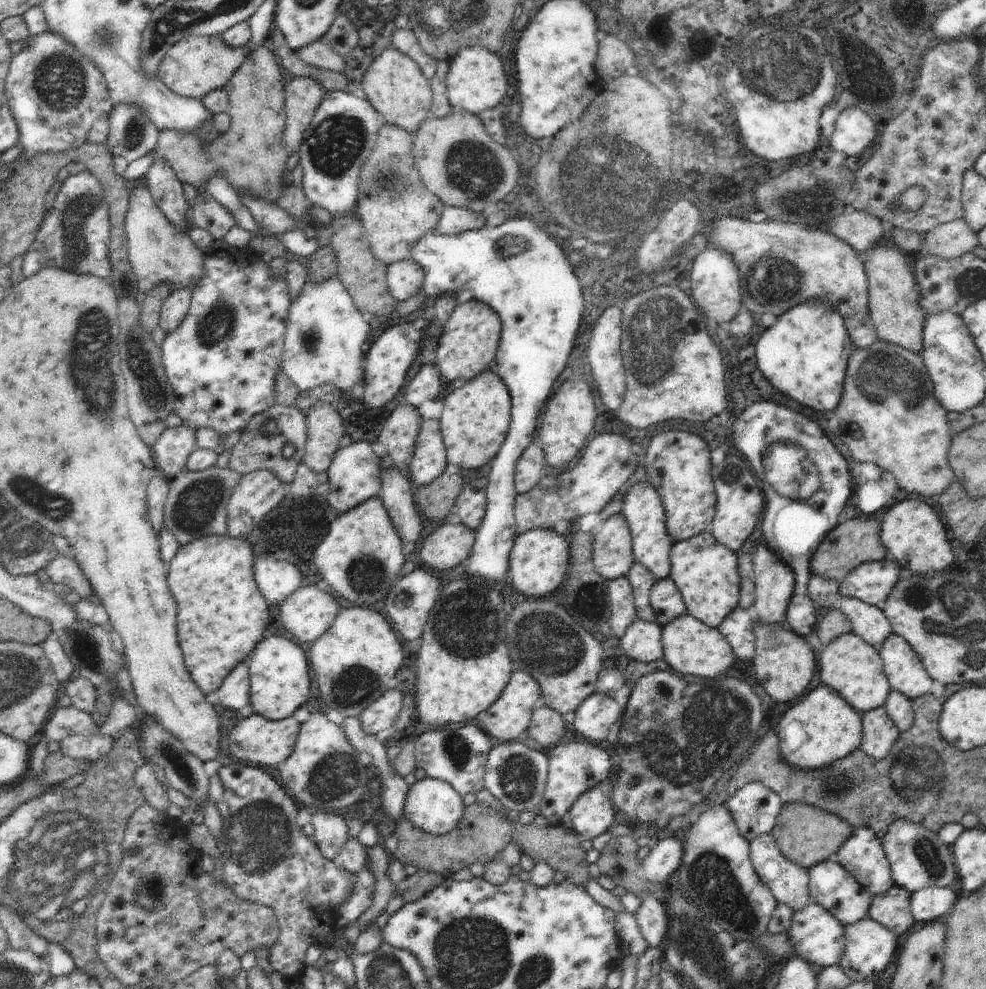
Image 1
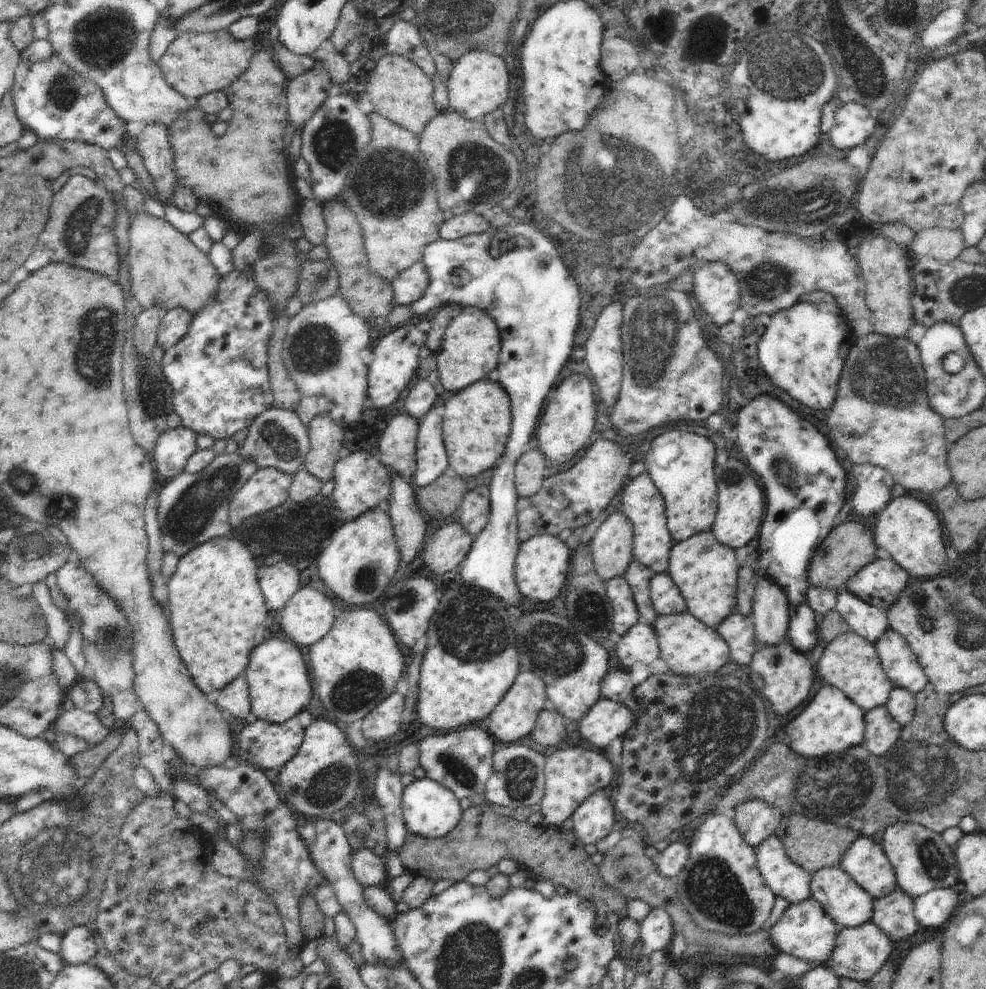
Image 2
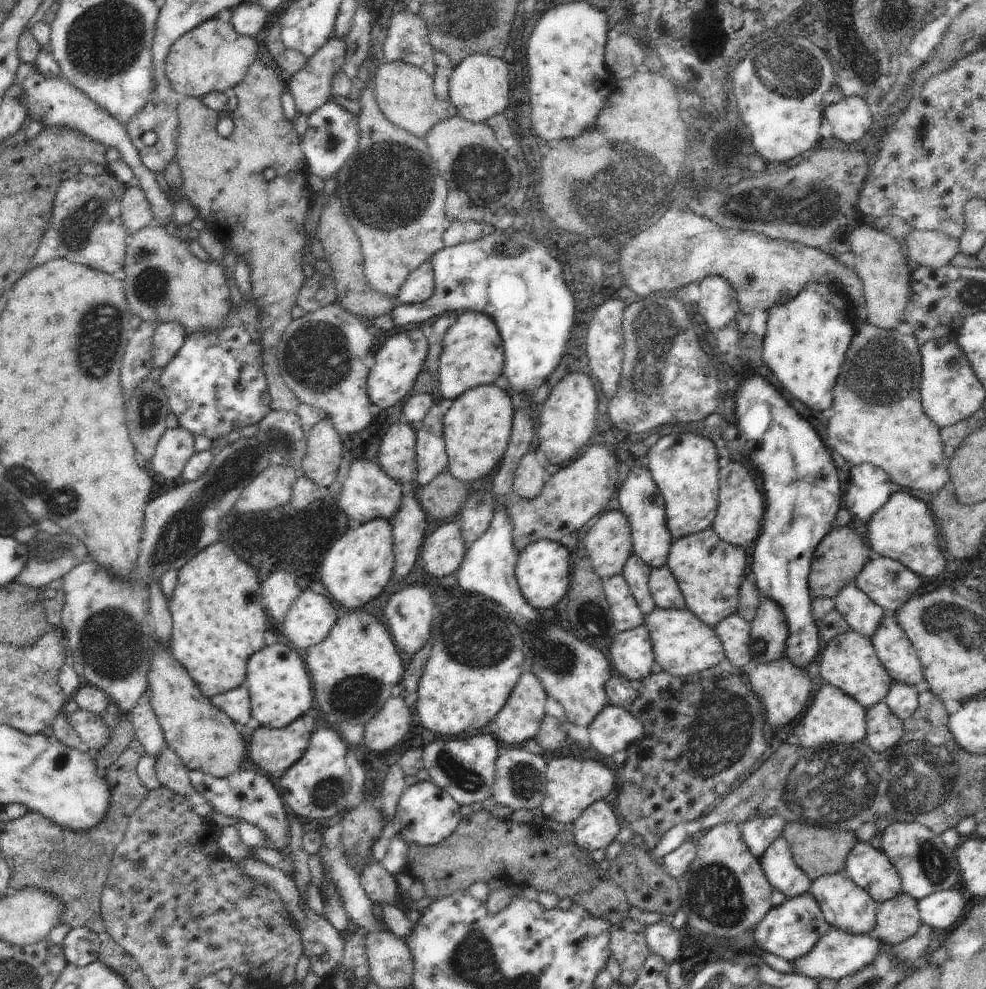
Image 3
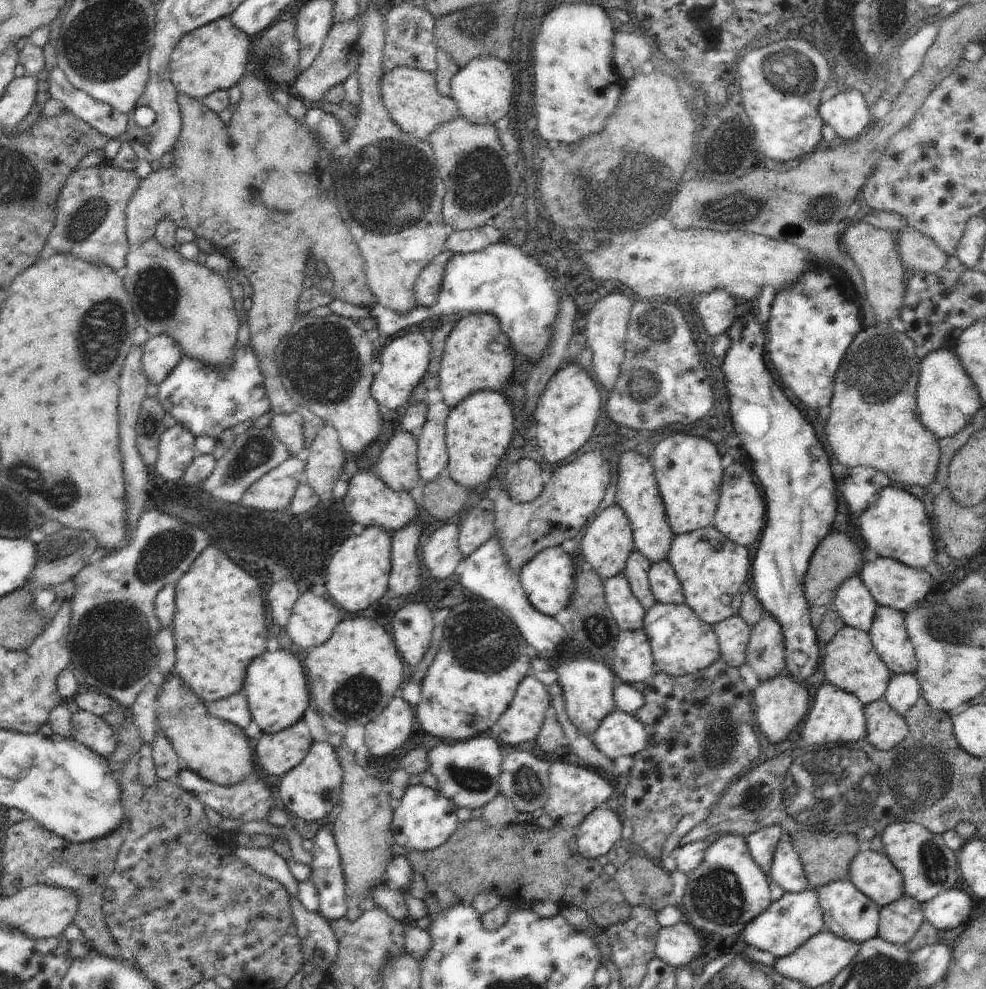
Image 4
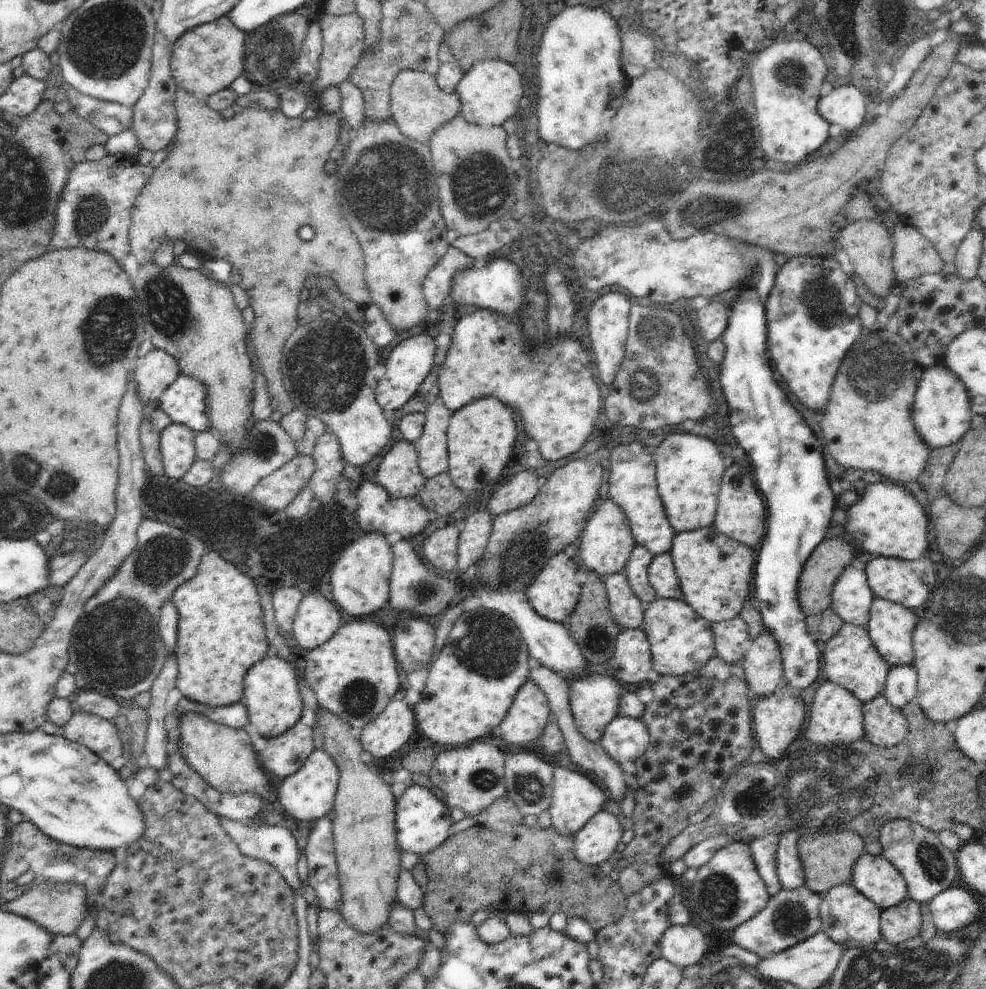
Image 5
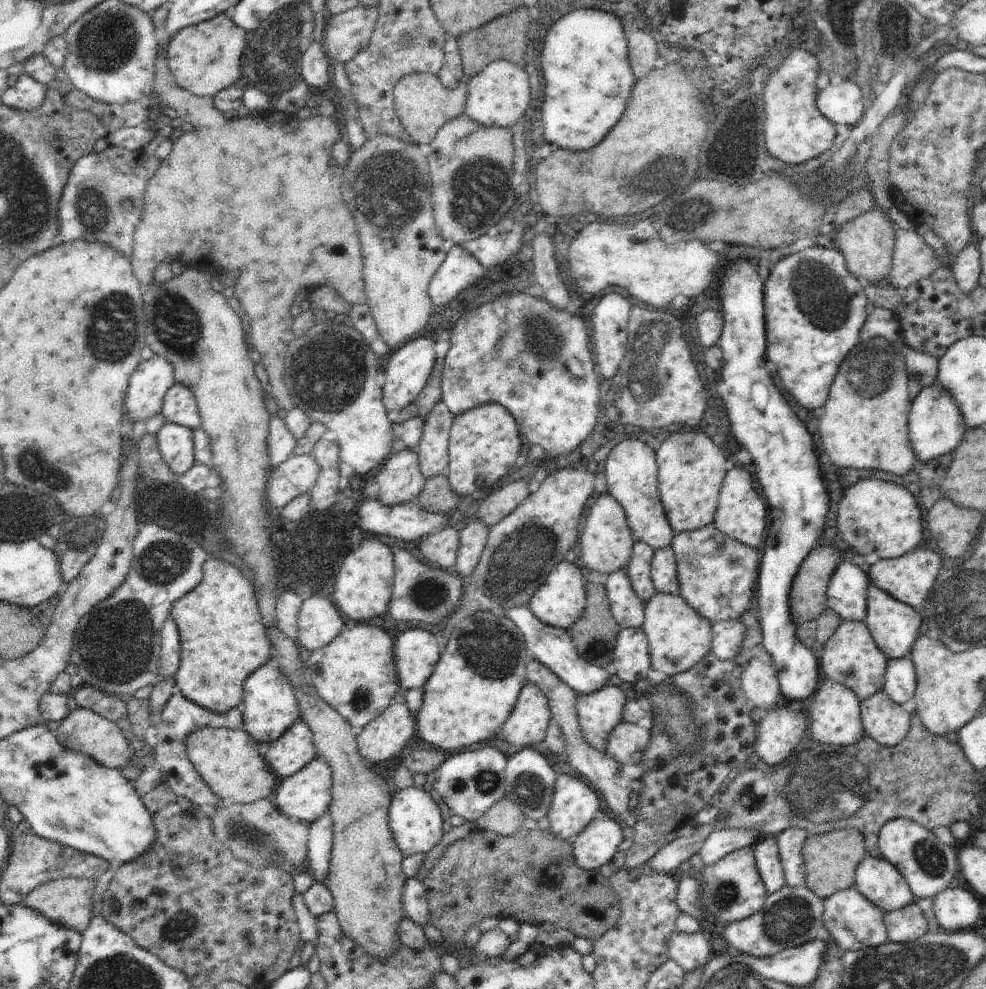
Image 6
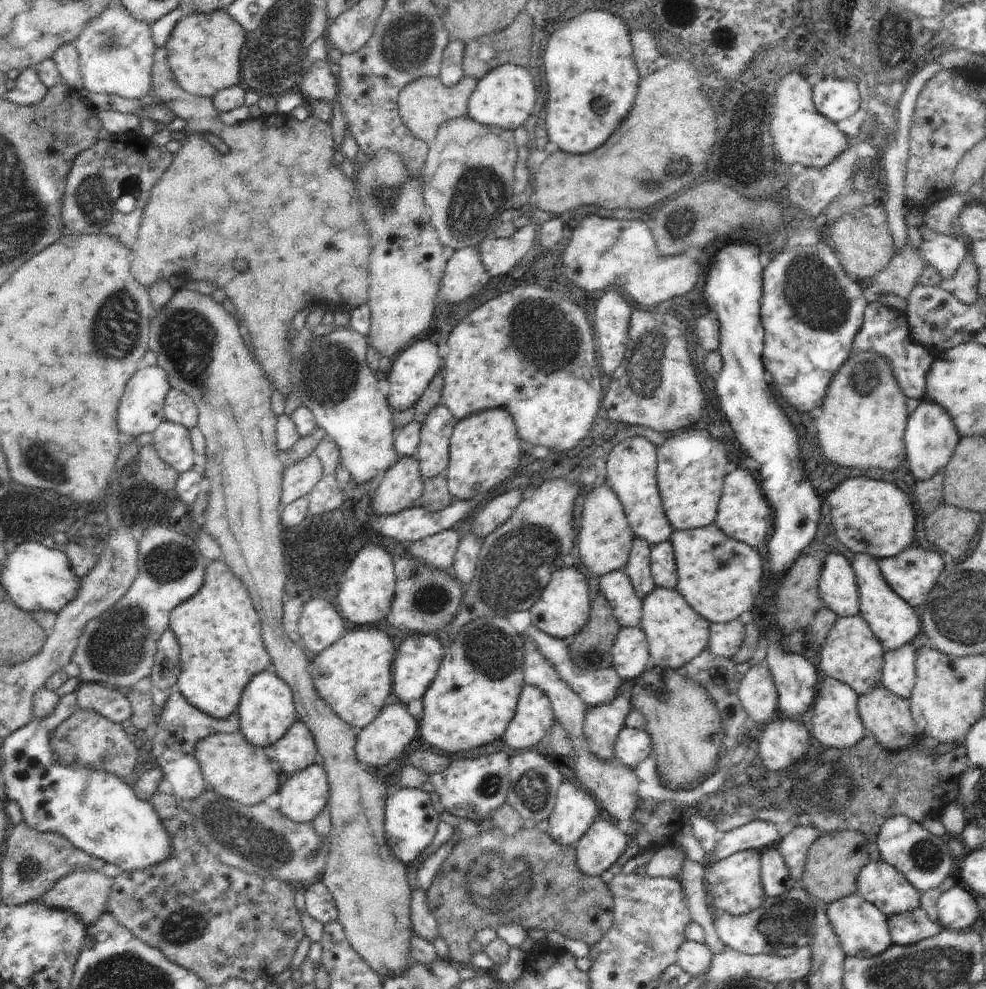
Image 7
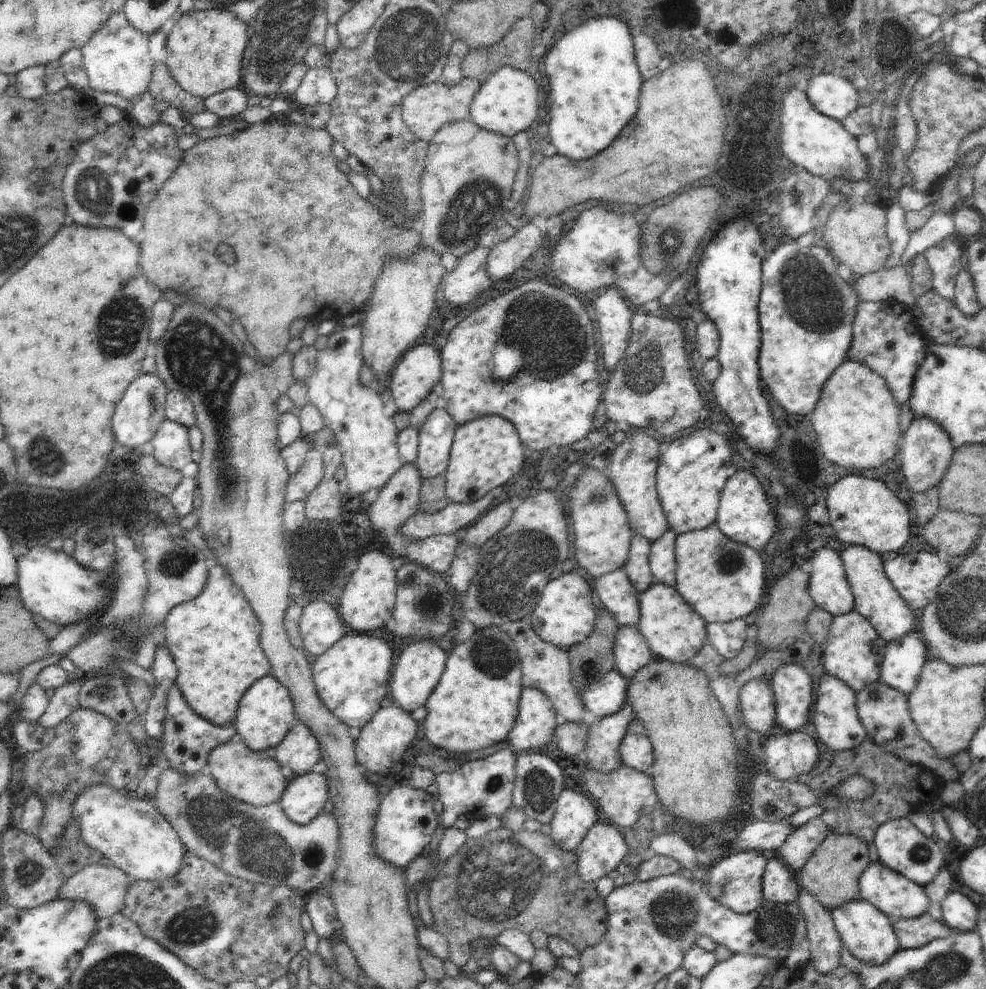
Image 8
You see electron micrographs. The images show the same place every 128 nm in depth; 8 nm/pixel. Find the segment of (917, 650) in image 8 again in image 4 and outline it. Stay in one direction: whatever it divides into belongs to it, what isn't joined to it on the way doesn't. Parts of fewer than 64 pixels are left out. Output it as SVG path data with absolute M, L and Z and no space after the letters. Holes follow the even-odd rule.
M912 673L891 675L884 699L898 713L904 716L921 697L921 686Z

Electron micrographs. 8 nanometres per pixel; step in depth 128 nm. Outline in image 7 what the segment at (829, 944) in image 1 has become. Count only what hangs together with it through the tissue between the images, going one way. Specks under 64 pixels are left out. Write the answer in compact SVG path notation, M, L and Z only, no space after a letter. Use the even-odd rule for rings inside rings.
M797 885L778 898L767 897L756 910L750 911L748 914L733 915L717 911L712 915L716 934L726 947L747 955L764 953L787 957L794 954L799 948L810 944L814 934L815 908L813 897L806 892L806 889Z

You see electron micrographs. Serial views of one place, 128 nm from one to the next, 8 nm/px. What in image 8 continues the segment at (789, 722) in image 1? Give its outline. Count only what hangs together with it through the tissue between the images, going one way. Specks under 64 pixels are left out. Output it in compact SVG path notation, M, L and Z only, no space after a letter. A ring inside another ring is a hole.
M827 673L822 676L818 690L816 690L816 702L812 705L811 717L819 743L828 746L828 749L845 752L857 748L869 738L864 724L858 717L856 702L857 693L844 682Z

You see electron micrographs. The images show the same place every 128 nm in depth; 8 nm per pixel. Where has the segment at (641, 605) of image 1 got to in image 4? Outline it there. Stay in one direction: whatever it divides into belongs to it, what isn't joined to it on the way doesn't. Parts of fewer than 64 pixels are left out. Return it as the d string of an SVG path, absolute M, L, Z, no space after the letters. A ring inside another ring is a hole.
M634 550L630 553L623 570L624 576L626 576L631 586L632 594L642 603L646 611L652 608L657 601L649 585L651 564L649 558L646 558L638 550Z

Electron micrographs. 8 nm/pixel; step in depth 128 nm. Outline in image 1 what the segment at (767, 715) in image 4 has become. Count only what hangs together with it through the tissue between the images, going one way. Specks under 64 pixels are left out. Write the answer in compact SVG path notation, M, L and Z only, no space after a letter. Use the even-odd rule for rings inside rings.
M756 623L756 654L752 660L756 678L776 703L792 702L798 696L806 695L808 684L818 672L818 666L810 645L786 624L764 625Z

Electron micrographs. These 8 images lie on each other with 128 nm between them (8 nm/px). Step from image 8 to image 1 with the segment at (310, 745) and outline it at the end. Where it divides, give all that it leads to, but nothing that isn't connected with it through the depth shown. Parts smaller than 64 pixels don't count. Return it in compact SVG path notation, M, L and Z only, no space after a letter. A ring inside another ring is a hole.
M254 713L249 718L240 720L235 726L230 734L228 746L236 761L280 768L295 749L300 727L301 723L293 715L281 721L271 721Z

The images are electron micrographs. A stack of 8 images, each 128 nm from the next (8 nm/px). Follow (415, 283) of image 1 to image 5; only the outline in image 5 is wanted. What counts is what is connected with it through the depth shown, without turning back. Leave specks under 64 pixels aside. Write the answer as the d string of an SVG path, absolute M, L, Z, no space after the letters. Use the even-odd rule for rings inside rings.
M449 246L446 254L430 270L422 285L428 310L442 306L446 296L451 293L453 278L457 272L474 267L476 264L478 263L474 258L464 254L456 247Z

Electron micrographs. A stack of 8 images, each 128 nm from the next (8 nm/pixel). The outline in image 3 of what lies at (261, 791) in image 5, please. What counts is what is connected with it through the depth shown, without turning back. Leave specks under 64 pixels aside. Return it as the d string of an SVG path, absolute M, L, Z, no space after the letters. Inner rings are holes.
M154 642L149 662L148 686L151 690L151 705L159 720L166 744L174 749L174 752L182 759L183 765L190 771L200 771L217 779L229 777L240 770L247 762L248 743L236 729L236 723L225 712L216 708L211 703L211 699L202 696L192 677L171 655L170 650L161 649L157 642Z

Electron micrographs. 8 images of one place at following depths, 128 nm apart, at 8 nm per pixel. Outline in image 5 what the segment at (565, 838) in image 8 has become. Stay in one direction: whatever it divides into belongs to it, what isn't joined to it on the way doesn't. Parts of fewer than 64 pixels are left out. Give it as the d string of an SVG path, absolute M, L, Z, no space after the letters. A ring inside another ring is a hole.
M564 767L556 768L553 774L553 795L549 806L553 827L564 836L575 835L592 818L607 801L604 792L583 776Z

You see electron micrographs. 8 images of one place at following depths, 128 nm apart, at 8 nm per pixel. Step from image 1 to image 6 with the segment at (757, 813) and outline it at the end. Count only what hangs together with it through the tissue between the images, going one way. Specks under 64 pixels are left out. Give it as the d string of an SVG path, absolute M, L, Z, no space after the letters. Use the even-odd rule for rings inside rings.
M777 835L765 836L755 845L754 854L762 882L768 894L778 892L784 885L785 872L779 857Z

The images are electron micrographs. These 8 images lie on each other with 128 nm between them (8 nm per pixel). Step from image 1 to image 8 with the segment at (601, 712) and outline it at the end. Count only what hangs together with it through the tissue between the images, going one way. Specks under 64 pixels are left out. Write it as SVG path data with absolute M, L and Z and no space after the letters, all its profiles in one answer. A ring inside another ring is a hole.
M626 734L620 742L623 765L647 772L654 763L654 748L646 735Z

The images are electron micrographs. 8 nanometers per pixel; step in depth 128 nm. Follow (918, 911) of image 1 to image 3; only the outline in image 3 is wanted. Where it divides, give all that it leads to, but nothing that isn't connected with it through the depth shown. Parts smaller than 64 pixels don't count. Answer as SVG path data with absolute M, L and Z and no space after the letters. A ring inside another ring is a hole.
M952 888L929 894L918 901L917 907L922 923L946 930L964 918L966 899L960 891Z

